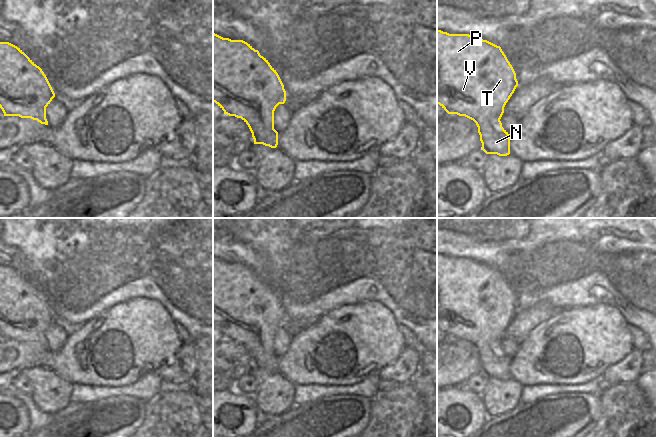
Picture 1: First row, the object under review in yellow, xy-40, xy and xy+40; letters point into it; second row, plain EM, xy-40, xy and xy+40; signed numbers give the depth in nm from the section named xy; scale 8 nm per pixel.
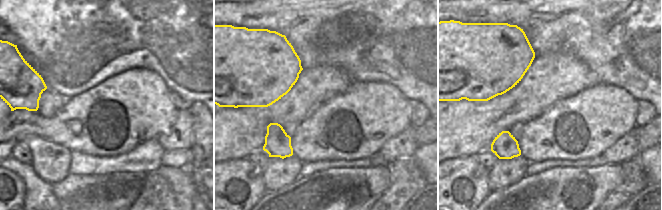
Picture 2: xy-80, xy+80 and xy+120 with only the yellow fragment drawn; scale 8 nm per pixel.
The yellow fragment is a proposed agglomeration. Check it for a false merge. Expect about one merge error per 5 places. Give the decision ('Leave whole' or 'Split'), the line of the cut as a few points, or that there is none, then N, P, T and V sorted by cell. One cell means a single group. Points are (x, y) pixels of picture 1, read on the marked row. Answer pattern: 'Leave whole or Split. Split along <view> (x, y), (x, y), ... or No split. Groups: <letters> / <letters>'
Leave whole. No split. Groups: N P T V.

